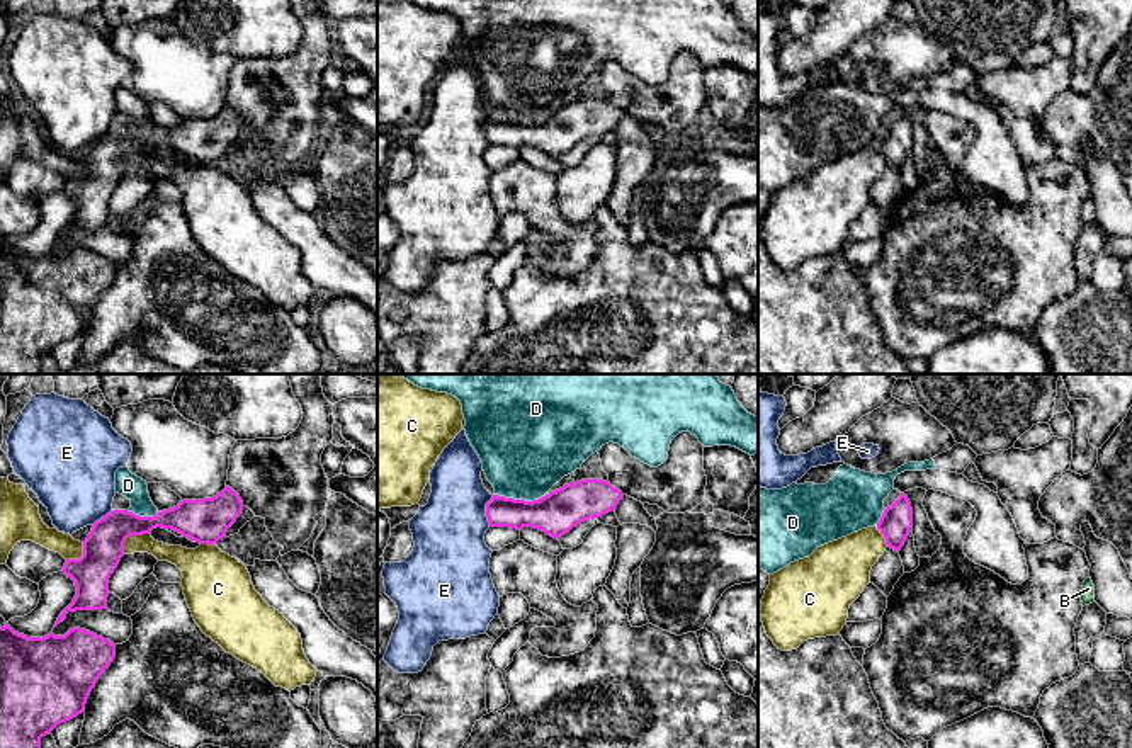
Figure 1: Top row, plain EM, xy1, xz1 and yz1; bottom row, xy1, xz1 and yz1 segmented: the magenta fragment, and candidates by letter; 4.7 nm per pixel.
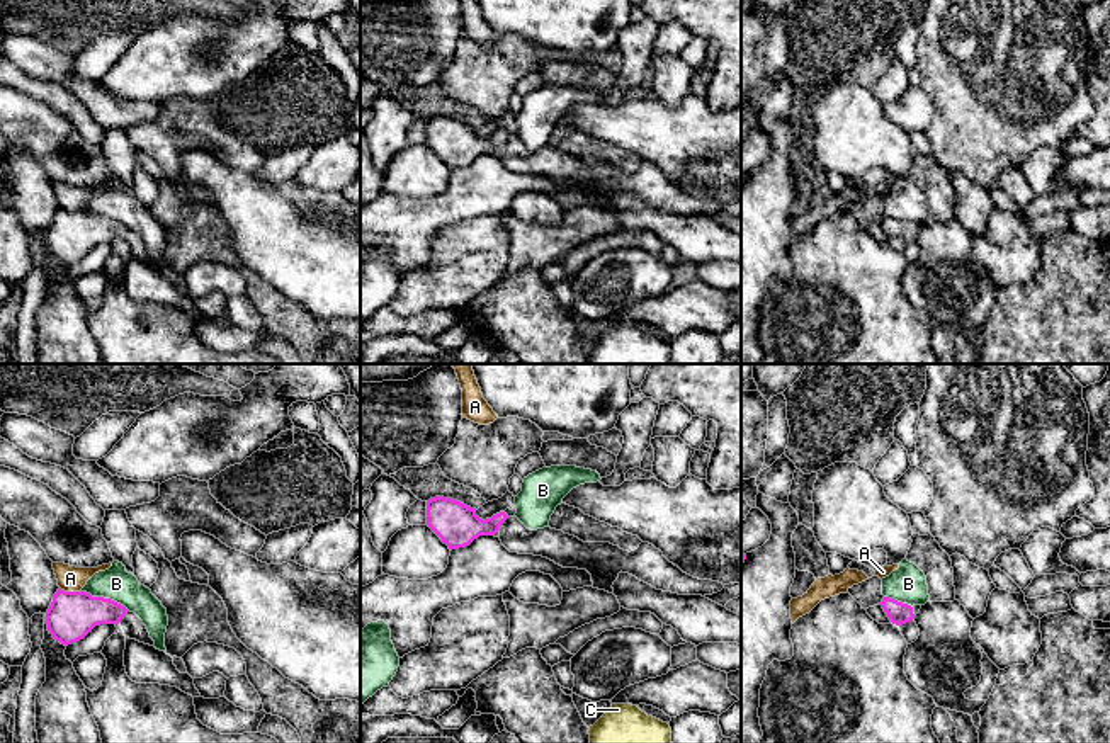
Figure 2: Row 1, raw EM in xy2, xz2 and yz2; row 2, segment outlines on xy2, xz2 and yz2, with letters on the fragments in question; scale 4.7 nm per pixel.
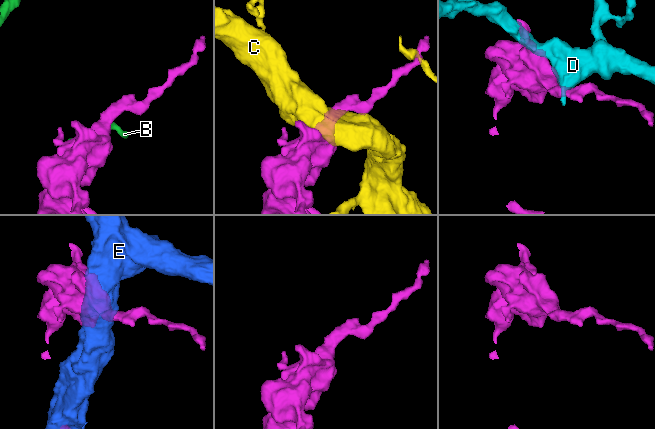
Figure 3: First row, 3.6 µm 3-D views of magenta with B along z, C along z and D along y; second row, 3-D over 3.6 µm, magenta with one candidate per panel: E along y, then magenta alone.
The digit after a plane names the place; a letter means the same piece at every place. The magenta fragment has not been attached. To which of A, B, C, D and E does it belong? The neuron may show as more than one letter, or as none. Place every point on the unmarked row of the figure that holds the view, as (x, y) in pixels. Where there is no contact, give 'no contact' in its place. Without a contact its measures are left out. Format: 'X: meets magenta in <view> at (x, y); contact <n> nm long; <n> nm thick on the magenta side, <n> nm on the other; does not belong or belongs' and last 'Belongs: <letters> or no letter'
A: meets magenta in xy2 at (70, 211); contact 110 nm long; 220 nm thick on the magenta side, 130 nm on the other; does not belong
B: meets magenta in xy2 at (106, 218); contact 260 nm long; 220 nm thick on the magenta side, 160 nm on the other; does not belong
C: meets magenta in xy1 at (131, 153); contact 170 nm long; 190 nm thick on the magenta side, 90 nm on the other; does not belong
D: meets magenta in xz1 at (519, 119); contact 240 nm long; 200 nm thick on the magenta side, 440 nm on the other; does not belong
E: meets magenta in xz1 at (486, 130); contact 150 nm long; 140 nm thick on the magenta side, 340 nm on the other; does not belong
Belongs: no letter

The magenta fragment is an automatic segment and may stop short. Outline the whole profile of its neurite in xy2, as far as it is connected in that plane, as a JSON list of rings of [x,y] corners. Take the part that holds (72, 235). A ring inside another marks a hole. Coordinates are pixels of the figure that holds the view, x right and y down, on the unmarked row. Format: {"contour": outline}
{"contour": [[[58,207],[46,231],[49,253],[68,265],[83,258],[95,245],[119,243],[124,255],[155,265],[143,240],[124,224],[92,216],[87,211],[65,211]]]}

